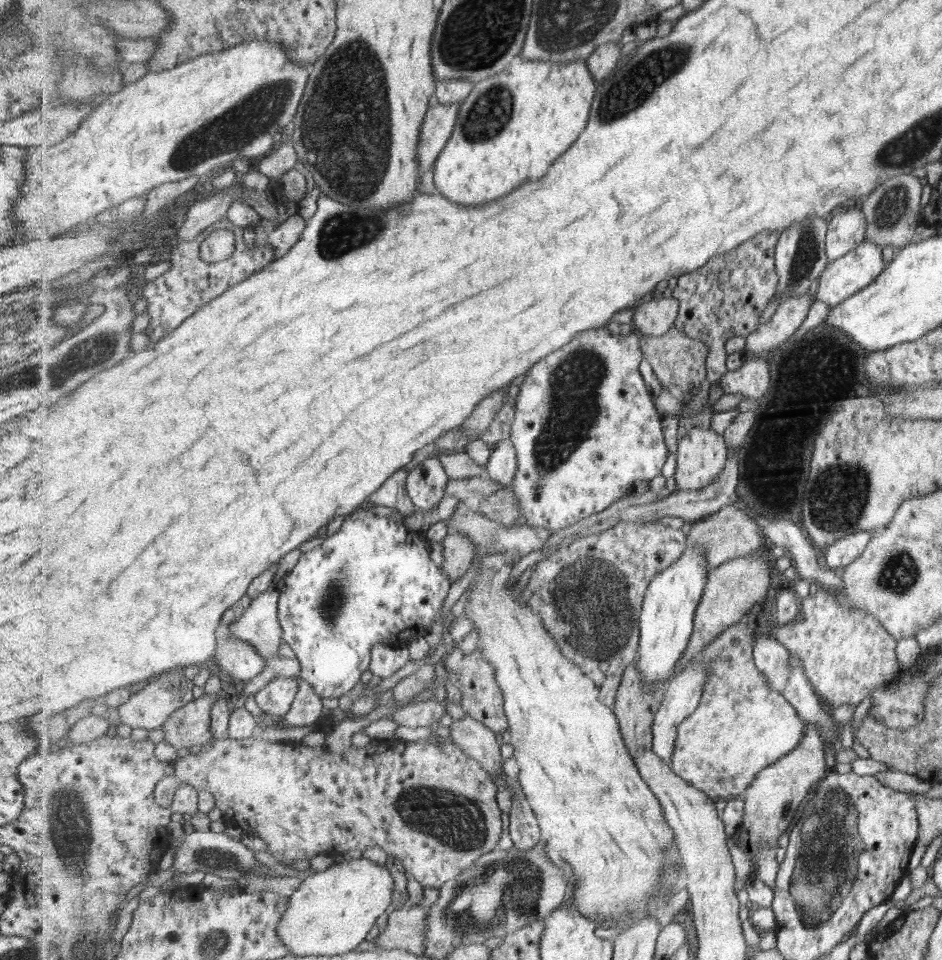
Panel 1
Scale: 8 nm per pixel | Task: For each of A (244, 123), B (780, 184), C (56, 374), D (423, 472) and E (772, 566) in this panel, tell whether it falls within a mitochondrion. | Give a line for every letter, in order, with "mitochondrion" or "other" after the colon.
A: mitochondrion
B: other
C: mitochondrion
D: other
E: other

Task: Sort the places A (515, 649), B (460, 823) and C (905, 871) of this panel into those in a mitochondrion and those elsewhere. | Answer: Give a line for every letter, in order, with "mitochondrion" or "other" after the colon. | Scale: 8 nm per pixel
A: other
B: mitochondrion
C: other

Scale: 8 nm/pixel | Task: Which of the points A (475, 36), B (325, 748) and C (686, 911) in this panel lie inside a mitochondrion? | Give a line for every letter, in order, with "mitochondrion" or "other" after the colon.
A: mitochondrion
B: other
C: other

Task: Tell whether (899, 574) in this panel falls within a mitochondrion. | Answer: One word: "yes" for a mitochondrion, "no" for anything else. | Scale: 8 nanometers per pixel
yes

